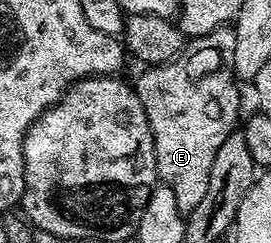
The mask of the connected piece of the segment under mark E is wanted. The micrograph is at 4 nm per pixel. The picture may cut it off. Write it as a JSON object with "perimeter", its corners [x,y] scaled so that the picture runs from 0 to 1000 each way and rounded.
{"perimeter":[[[856,107],[812,111],[731,160],[697,160],[653,239],[594,272],[554,272],[498,325],[506,395],[542,465],[572,580],[579,733],[631,778],[631,794],[646,794],[646,827],[675,877],[712,868],[720,844],[749,827],[764,794],[764,745],[779,728],[779,679],[793,679],[793,630],[808,630],[808,597],[823,597],[823,580],[838,580],[845,551],[878,519],[889,391],[875,379],[878,346],[856,296],[871,165],[875,132]]]}

